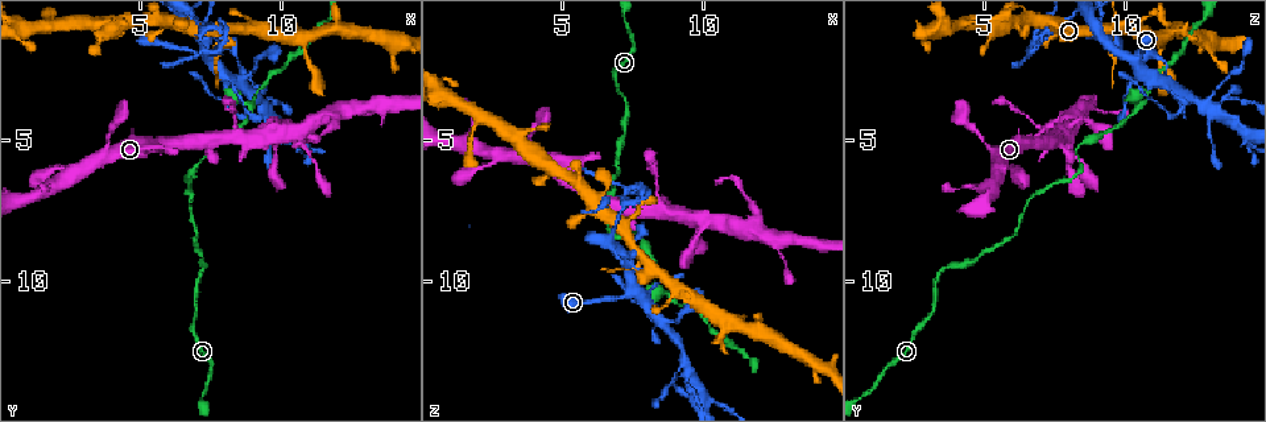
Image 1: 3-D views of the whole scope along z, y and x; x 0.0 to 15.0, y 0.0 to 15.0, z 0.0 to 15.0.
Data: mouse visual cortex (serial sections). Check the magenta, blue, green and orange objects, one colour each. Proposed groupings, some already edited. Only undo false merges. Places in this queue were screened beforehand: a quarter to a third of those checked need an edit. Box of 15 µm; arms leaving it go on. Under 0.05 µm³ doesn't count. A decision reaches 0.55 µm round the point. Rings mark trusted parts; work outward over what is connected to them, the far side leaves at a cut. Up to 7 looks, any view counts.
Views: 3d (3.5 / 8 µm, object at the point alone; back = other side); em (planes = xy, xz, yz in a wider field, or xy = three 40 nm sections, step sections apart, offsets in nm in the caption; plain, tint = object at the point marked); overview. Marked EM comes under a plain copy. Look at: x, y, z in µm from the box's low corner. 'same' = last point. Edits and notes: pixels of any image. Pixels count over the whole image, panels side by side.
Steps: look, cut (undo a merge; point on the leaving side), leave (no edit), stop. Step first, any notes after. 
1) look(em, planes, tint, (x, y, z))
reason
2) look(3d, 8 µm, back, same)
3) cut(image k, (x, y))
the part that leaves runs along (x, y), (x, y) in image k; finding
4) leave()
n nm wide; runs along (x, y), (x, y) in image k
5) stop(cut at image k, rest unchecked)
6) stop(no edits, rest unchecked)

look(3d, 3.5 µm, (8.4, 3.8, 6.2))
calibre changes

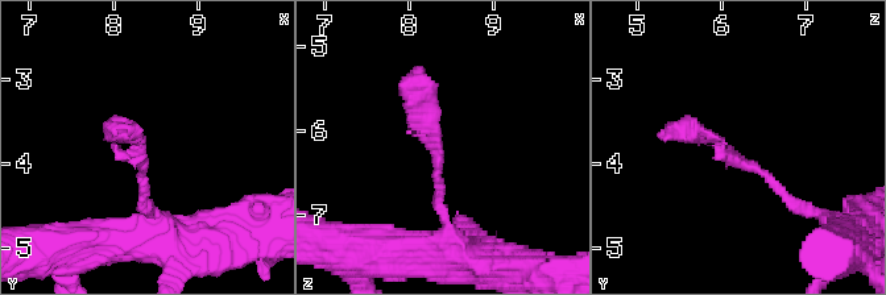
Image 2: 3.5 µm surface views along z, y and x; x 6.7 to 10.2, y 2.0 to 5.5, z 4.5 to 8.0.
look(em, xy, step 3, tint, (8.25, 3.85, 6.10))
now the EM

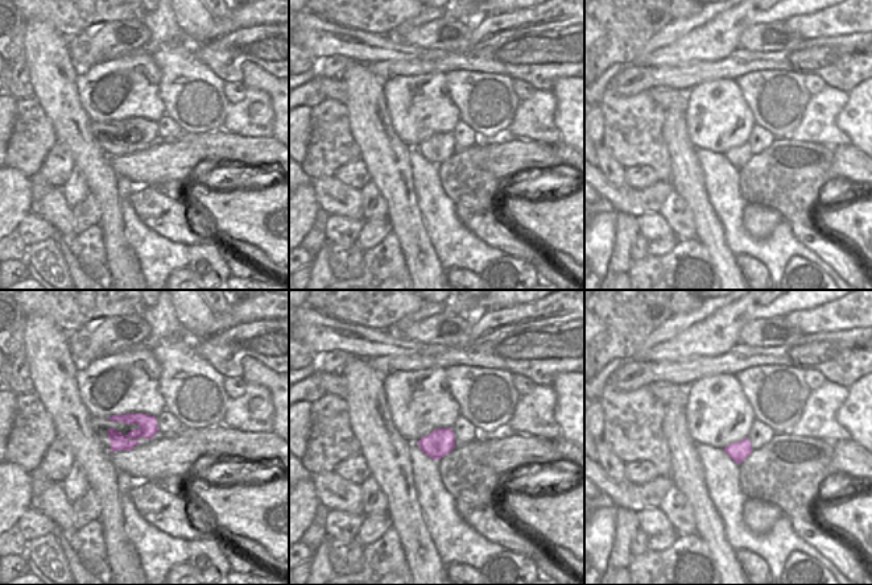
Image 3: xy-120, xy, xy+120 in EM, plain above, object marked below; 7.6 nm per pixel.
leave()
runs along (794, 206), (712, 136), (658, 132) in image 2; continuous, no second cell

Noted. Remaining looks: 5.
look(3d, 3.5 µm, (12.0, 4.0, 8.1))
calibre changes

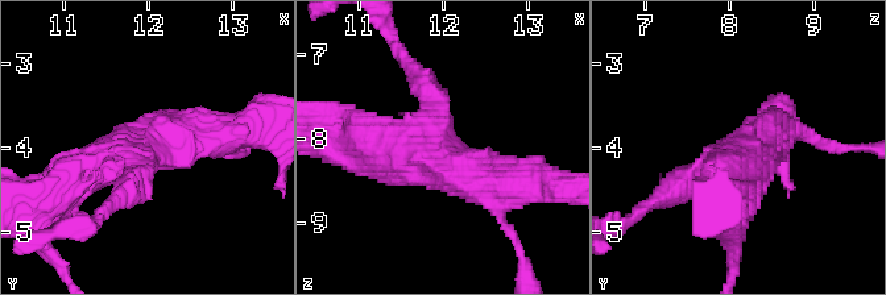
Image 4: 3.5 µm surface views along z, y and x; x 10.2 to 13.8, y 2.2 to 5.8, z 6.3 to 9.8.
look(em, xy, step 1, tint, (11.90, 4.10, 8.00))
3 arms; arms of 200, 500, 500 nm; shape alone is not enough

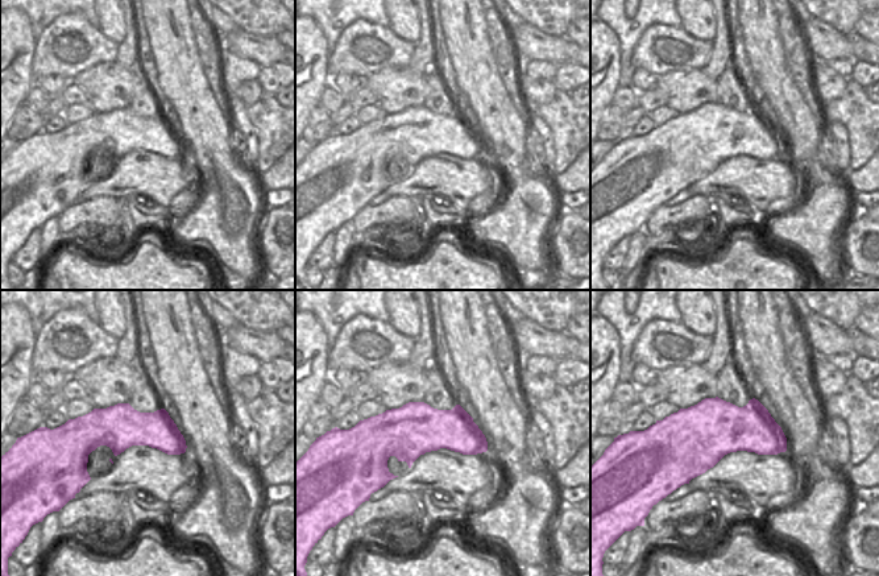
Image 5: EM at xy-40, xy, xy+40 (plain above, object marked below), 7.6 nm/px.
cut(image 4, (129, 185))
the part that leaves runs along (145, 163), (129, 192), (88, 224) in image 4; two cells meet here

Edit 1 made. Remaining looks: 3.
look(3d, 8 µm, (9.2, 3.5, 12.1))
calibre changes

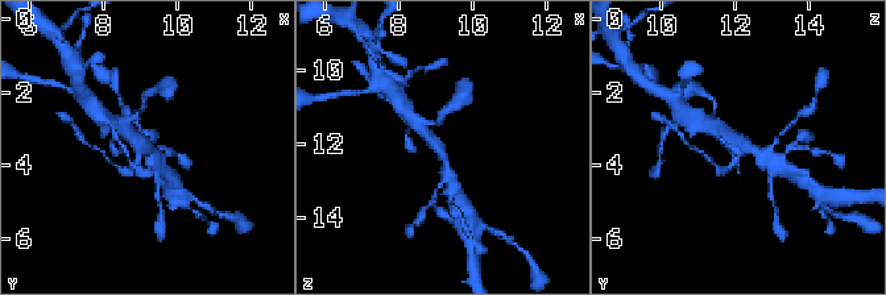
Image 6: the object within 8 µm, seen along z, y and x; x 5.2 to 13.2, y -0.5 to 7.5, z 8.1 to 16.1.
look(em, xy, step 5, tint, (9.0, 3.5, 12.2))

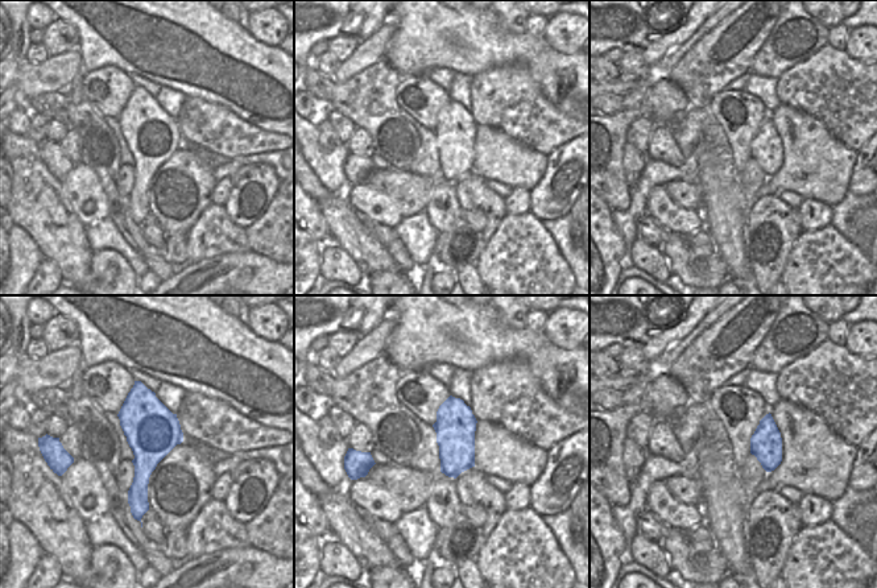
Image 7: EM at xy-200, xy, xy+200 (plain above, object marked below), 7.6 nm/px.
leave()
320 nm wide; runs along (417, 124), (439, 146), (451, 179) in image 6; one cell here

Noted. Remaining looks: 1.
stop(cut at image 4, rest unchecked)

